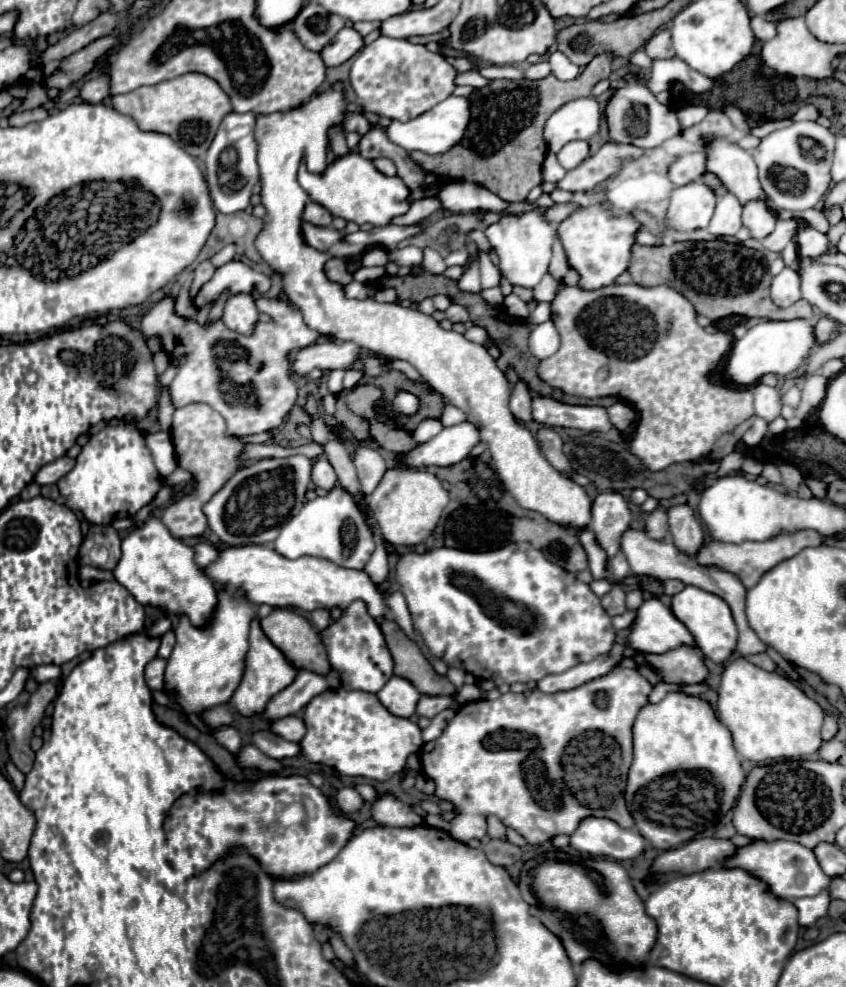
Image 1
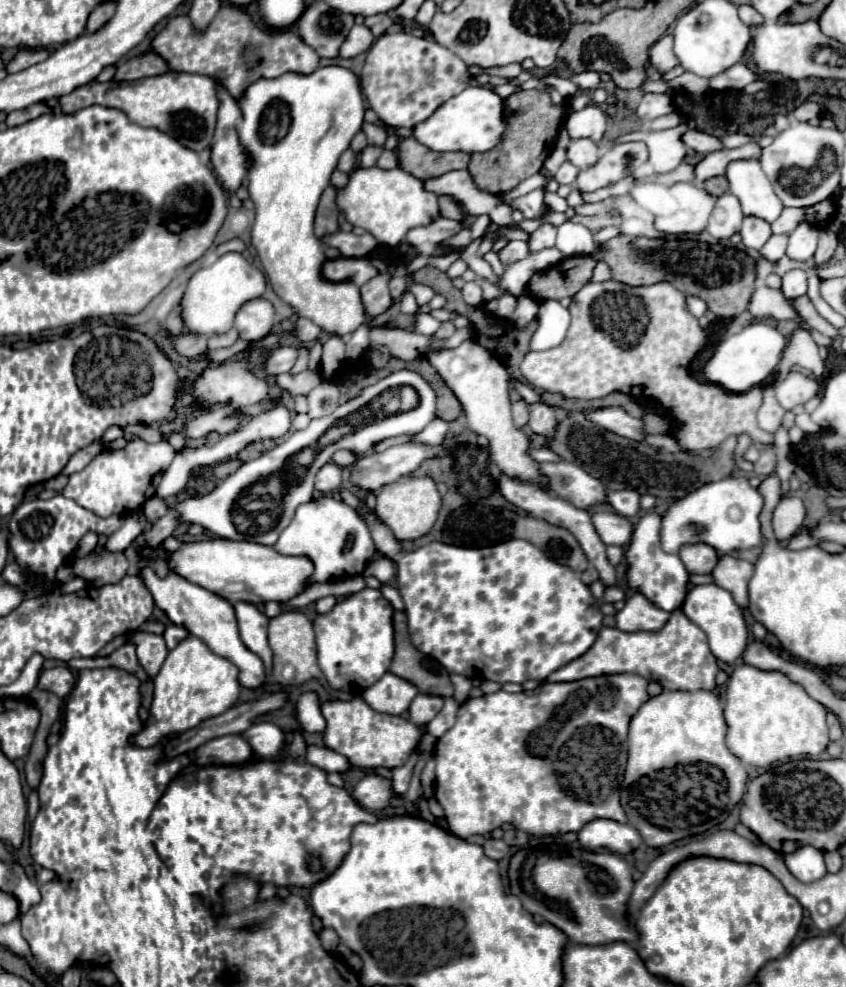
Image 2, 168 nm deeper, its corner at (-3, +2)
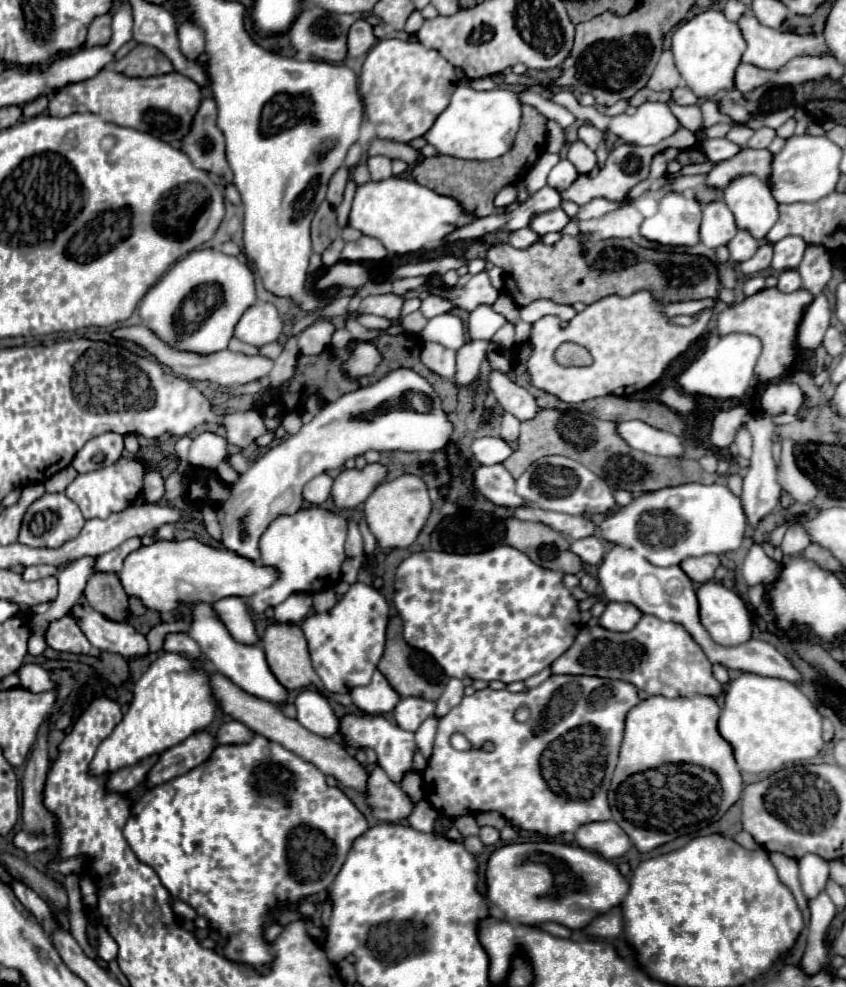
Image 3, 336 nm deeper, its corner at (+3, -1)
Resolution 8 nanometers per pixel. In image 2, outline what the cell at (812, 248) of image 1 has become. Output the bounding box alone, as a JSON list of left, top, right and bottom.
[786,223,818,261]

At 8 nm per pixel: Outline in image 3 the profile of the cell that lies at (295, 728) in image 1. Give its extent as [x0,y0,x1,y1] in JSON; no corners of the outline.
[294,690,338,738]

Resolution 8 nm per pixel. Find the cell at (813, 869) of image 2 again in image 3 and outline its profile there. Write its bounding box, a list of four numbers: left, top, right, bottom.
[798,854,828,898]

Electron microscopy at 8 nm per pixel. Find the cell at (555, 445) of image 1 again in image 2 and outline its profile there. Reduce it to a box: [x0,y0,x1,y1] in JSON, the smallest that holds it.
[528,403,556,435]

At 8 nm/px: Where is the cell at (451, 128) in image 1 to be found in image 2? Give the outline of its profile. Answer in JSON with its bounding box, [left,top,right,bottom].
[414,87,508,153]

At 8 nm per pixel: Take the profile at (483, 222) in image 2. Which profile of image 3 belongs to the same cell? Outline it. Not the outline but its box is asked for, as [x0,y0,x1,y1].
[494,184,514,208]

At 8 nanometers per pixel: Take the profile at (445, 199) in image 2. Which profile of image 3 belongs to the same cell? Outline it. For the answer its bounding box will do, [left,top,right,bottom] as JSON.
[412,104,546,218]

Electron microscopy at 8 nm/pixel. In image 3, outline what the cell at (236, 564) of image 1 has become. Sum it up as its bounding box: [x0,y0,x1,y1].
[120,540,278,612]

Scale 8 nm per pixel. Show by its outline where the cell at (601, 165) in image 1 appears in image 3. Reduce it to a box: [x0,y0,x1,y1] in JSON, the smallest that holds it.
[560,144,658,206]

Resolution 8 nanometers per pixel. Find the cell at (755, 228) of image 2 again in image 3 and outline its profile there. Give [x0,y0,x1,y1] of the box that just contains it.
[728,230,760,264]

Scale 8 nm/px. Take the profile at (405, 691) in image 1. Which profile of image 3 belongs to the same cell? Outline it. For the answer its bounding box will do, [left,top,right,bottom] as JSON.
[350,670,400,714]

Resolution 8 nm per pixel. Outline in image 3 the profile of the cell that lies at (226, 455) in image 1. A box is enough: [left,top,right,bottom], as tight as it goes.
[96,538,142,572]

